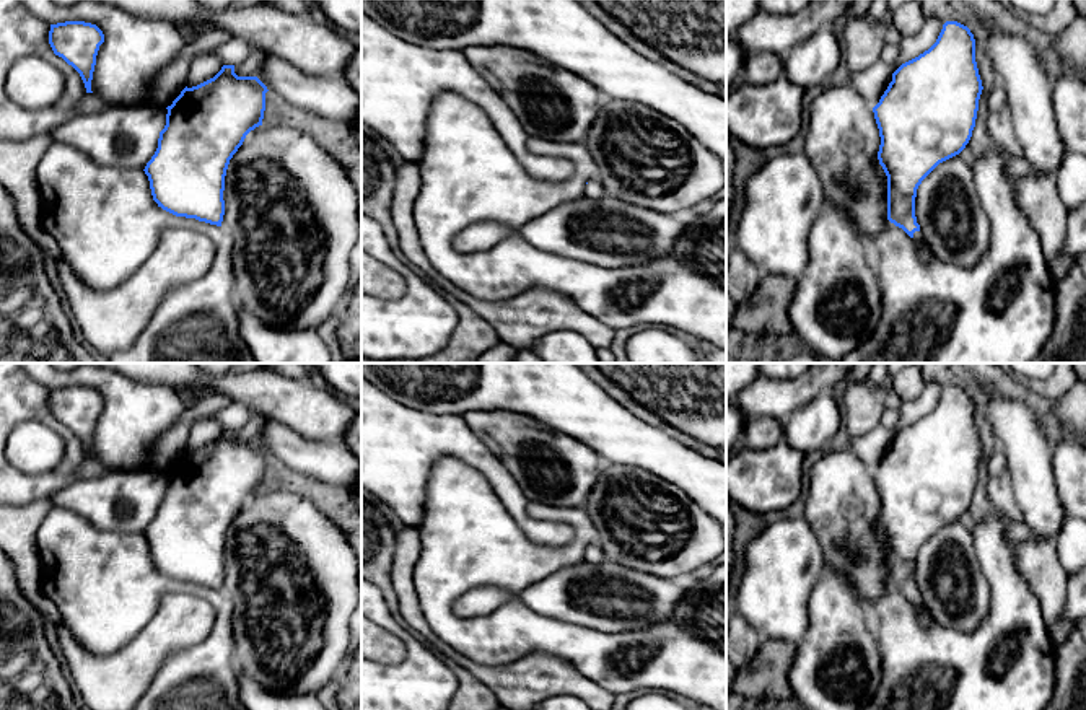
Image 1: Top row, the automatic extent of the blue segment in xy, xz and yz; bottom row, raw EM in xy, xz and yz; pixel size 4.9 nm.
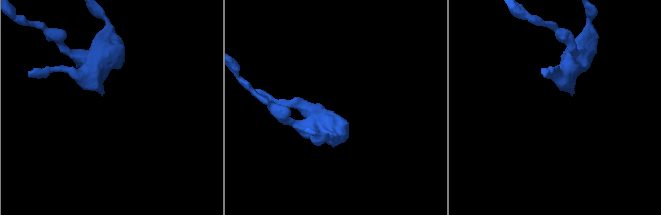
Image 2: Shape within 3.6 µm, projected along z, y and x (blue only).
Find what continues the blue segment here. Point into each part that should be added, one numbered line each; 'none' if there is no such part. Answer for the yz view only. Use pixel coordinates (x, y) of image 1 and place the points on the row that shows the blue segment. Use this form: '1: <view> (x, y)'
1: yz (923, 249)

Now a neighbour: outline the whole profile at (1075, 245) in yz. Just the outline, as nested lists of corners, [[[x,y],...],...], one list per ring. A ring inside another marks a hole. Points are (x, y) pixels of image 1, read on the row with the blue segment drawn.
[[[1086,202],[1066,213],[1066,241],[1058,257],[1047,262],[1050,278],[1058,285],[1078,257],[1086,252]]]

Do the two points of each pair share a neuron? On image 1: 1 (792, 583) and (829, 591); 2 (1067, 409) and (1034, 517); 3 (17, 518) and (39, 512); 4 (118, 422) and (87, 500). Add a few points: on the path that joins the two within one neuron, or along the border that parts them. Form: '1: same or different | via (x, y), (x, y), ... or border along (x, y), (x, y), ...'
1: different | border along (824, 569), (810, 596), (806, 626)
2: different | border along (1037, 404), (1050, 430)
3: same | via (21, 518), (28, 518), (35, 512)
4: different | border along (145, 468), (111, 471)

